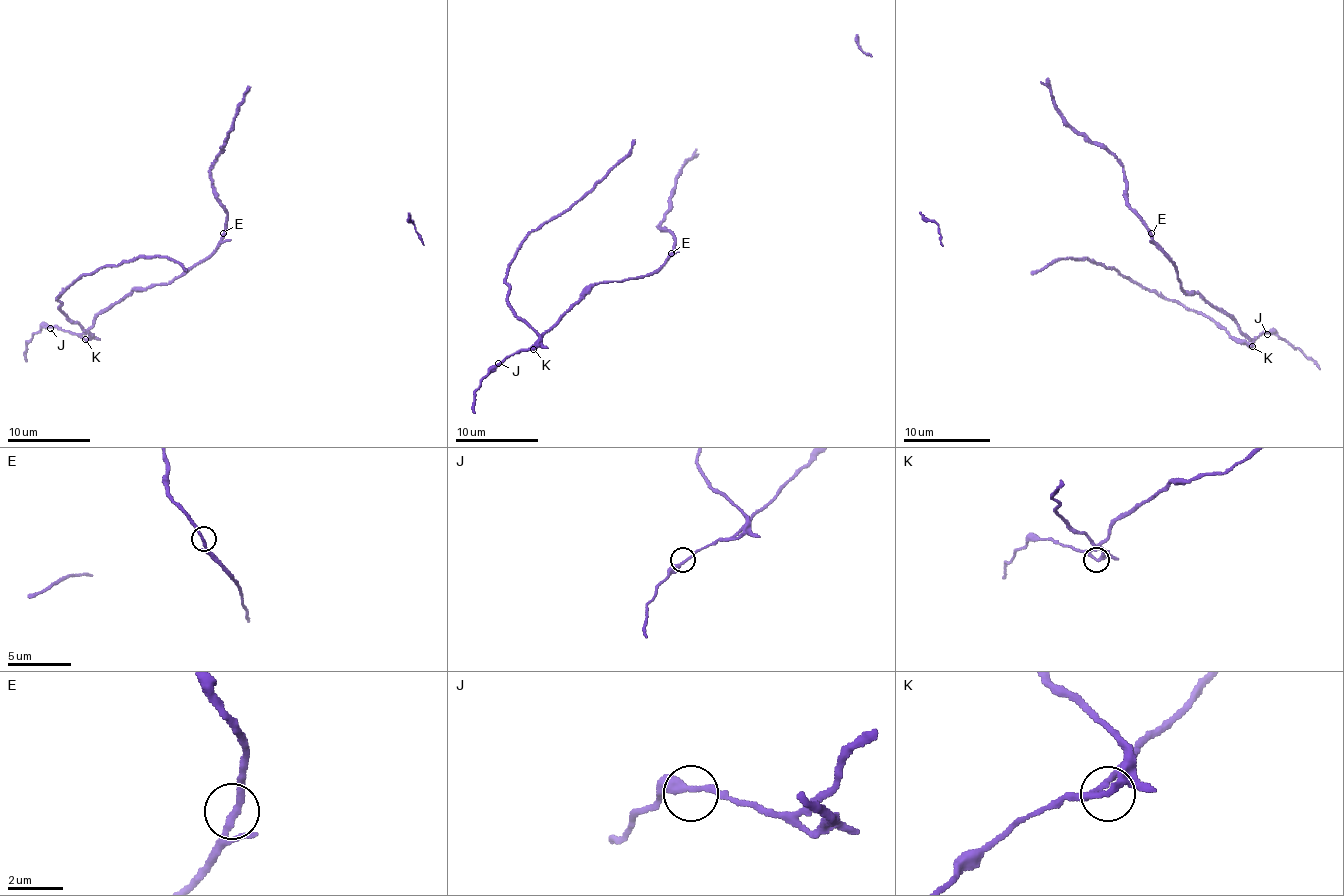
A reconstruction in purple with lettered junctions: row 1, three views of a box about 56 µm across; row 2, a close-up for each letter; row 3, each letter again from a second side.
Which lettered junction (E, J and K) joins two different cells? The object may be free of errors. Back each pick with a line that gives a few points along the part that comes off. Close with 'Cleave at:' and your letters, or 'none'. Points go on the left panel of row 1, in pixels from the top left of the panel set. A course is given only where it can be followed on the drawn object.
K: Course of the part to remove: (85, 340), (91, 336), (60, 309), (58, 297), (85, 274), (138, 258), (167, 255), (186, 272)
Cleave at: K

